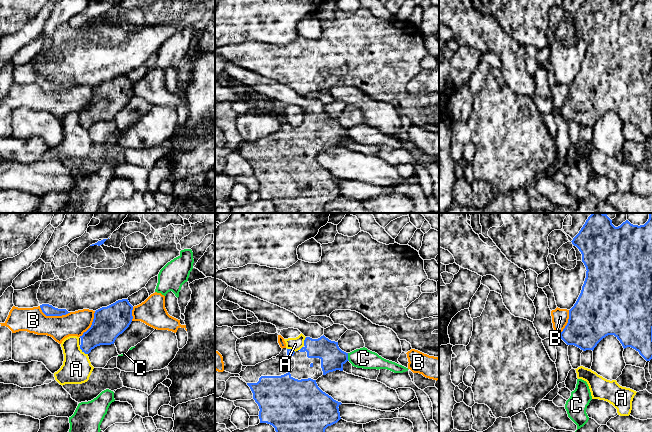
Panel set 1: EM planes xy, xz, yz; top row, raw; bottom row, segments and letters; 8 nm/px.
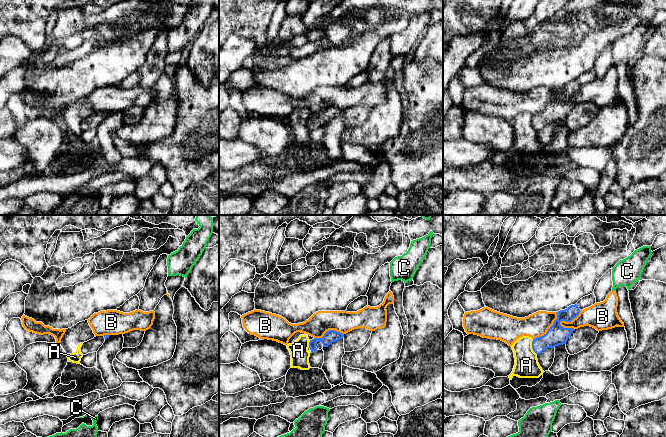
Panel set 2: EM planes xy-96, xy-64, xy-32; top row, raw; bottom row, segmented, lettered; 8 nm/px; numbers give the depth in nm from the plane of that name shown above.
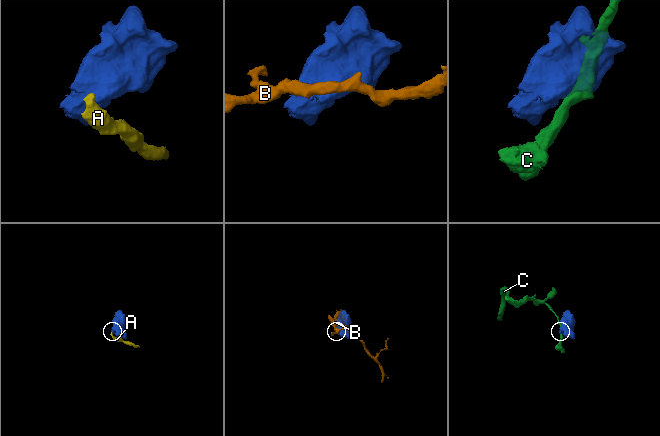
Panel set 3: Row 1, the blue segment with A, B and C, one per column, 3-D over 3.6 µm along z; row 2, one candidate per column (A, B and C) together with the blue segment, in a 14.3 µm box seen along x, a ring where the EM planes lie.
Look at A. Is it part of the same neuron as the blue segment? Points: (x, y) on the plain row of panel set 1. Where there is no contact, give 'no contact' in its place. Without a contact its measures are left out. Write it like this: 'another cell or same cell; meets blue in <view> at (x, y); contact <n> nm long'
another cell; meets blue in xz at (304, 120); contact 130 nm long

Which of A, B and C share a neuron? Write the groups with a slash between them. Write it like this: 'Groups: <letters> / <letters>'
Groups: A / B / C

